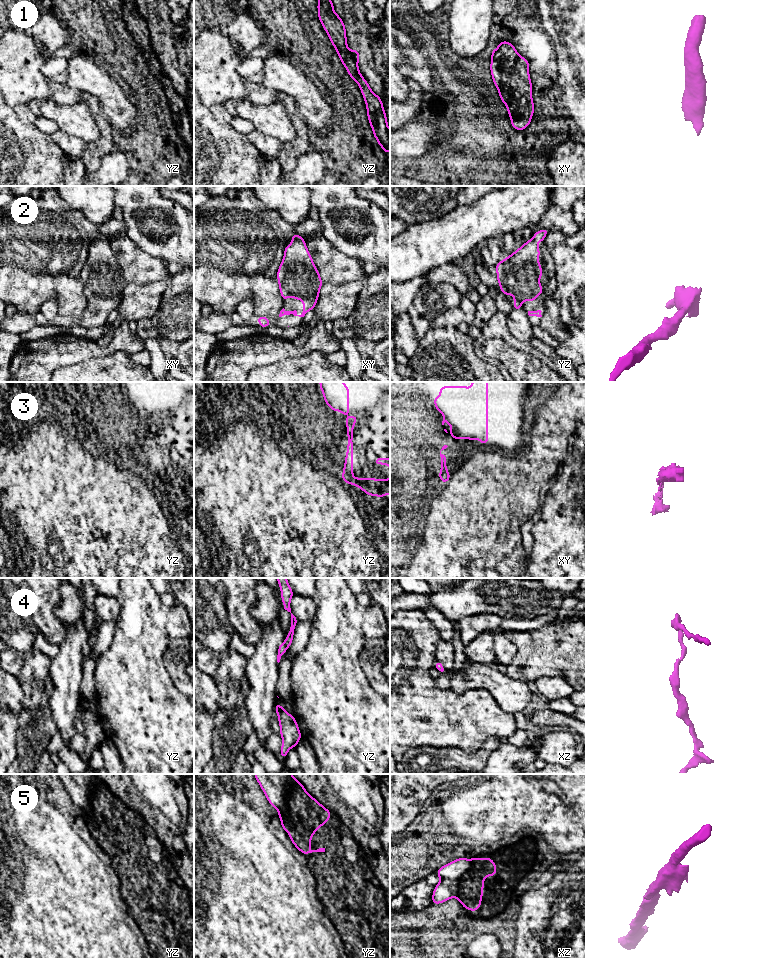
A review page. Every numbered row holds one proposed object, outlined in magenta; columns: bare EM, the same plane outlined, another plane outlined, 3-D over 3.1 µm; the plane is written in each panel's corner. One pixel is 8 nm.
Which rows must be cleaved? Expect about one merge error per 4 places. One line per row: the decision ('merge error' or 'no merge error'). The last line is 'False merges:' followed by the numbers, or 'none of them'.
1: merge error
2: no merge error
3: no merge error
4: no merge error
5: merge error
False merges: 1, 5

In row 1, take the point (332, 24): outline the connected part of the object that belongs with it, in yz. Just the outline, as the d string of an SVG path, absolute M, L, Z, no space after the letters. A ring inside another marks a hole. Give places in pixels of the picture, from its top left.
M318 0L318 18L327 32L331 44L336 48L341 63L347 69L350 77L359 85L367 107L368 121L373 130L373 135L383 152L390 151L390 129L388 128L387 117L381 101L369 87L368 82L363 78L354 60L353 54L347 47L345 24L340 15L334 13L334 5L331 0Z

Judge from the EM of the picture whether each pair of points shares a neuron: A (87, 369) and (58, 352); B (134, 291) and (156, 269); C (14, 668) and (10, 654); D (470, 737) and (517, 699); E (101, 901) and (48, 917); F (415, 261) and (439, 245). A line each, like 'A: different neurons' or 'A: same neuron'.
A: different neurons
B: different neurons
C: same neuron
D: different neurons
E: same neuron
F: same neuron

